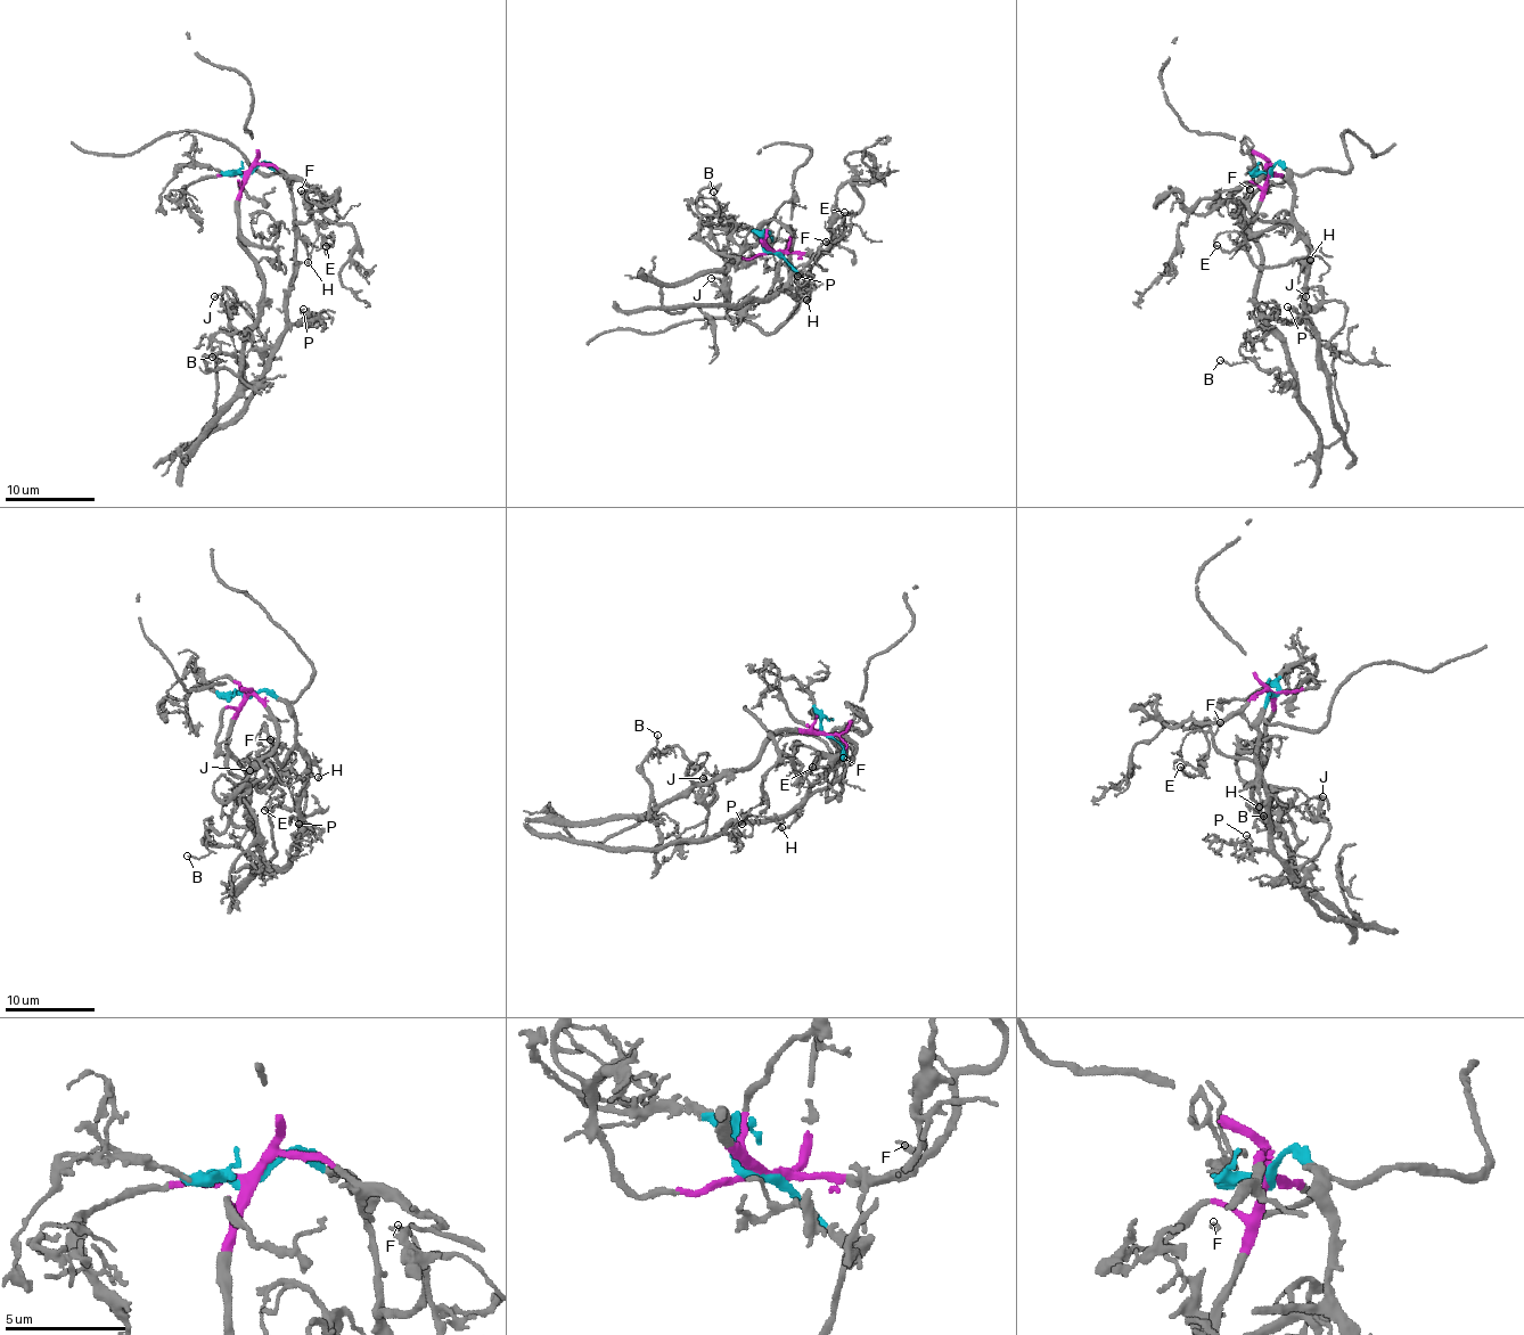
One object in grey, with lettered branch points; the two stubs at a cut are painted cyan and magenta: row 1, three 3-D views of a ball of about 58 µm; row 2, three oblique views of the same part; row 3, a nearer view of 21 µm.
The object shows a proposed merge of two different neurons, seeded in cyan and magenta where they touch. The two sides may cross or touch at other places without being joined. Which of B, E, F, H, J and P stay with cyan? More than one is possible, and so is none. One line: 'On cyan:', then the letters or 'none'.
On cyan: E, F, H, J, P

